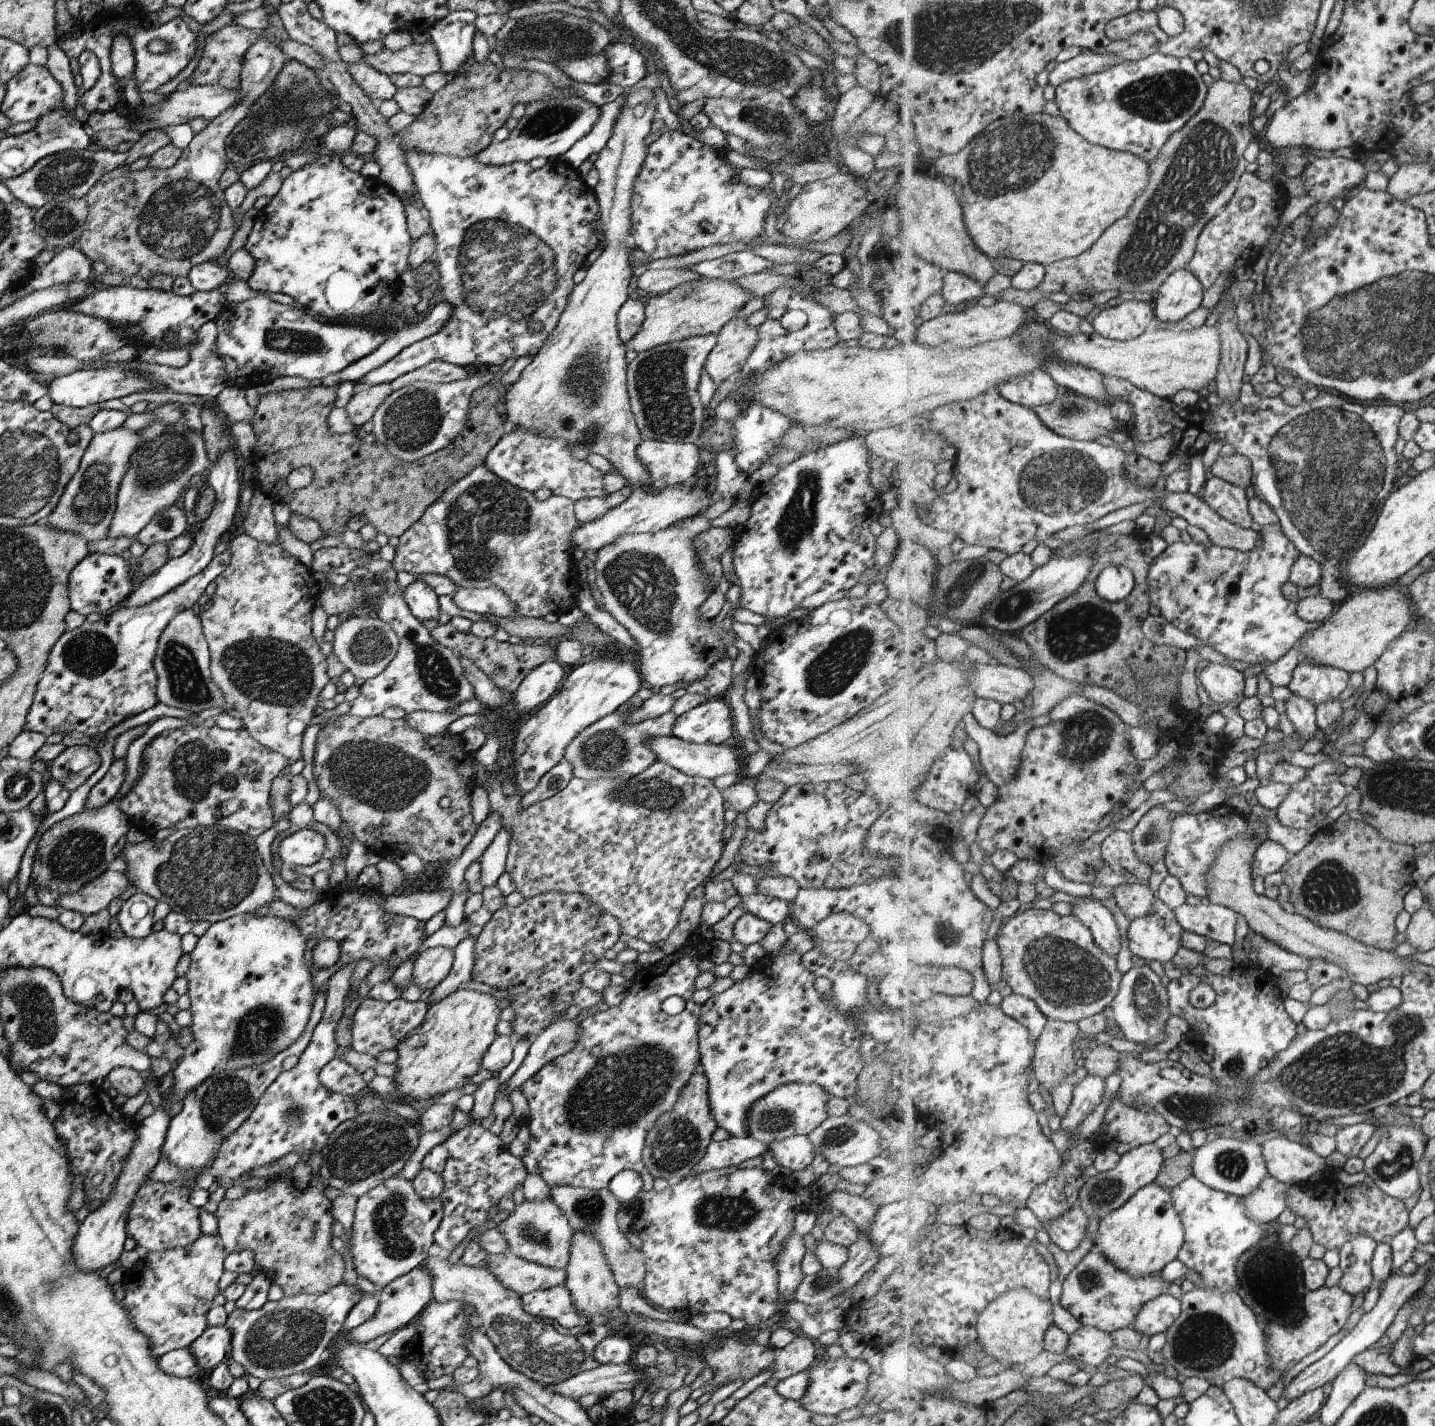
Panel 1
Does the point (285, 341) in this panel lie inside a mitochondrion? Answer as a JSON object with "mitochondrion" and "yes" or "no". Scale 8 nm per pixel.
{"mitochondrion":"yes"}

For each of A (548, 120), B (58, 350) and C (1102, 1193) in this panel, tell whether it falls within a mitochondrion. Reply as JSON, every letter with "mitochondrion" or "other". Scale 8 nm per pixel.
{"A":"mitochondrion","B":"other","C":"mitochondrion"}

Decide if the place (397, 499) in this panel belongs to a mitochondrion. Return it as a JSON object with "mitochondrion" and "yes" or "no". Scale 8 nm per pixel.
{"mitochondrion":"no"}

